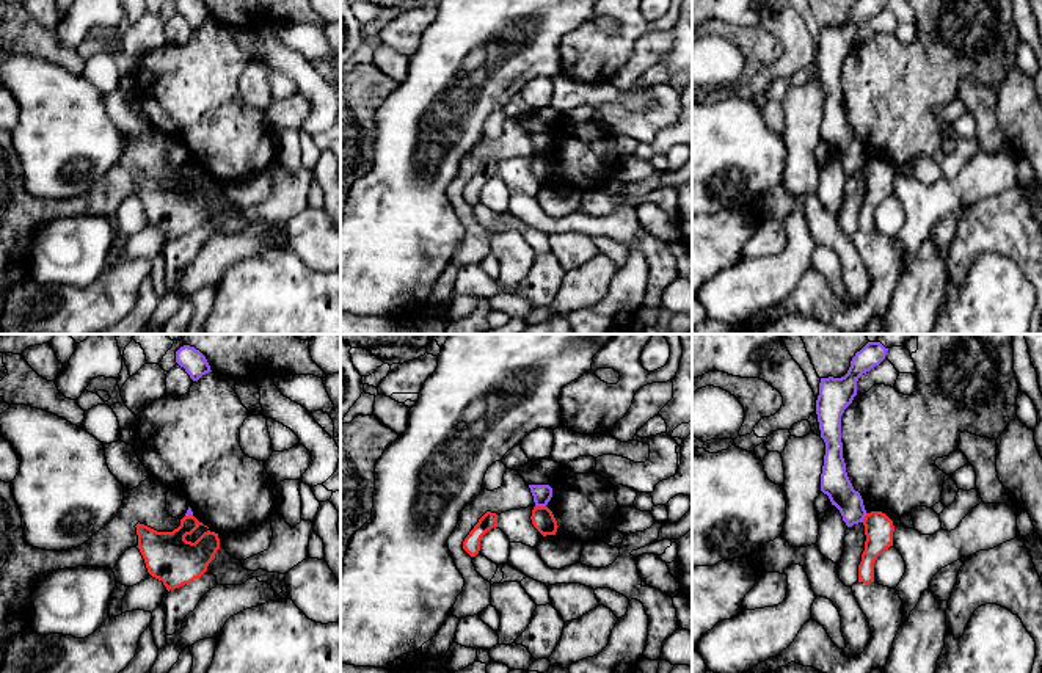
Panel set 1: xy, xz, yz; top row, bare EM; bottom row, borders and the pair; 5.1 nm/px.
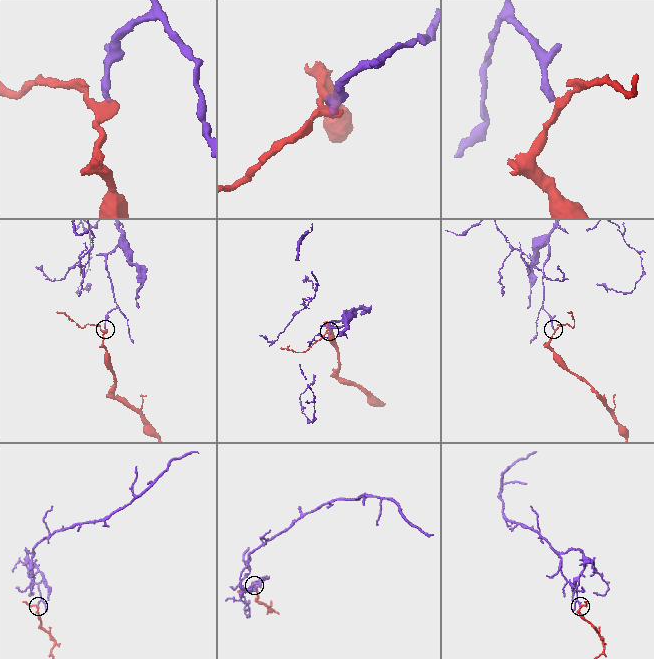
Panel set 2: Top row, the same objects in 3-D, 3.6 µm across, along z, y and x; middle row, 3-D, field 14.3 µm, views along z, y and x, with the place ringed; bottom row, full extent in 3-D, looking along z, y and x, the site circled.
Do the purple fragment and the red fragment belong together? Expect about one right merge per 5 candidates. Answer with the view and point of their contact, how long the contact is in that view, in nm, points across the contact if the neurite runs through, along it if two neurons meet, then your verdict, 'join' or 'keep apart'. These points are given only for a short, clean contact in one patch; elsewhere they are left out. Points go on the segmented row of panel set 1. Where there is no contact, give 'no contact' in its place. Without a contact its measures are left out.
meets purple in xz at (540, 505); contact 60 nm long; border along xz (535, 504), (545, 507); keep apart

